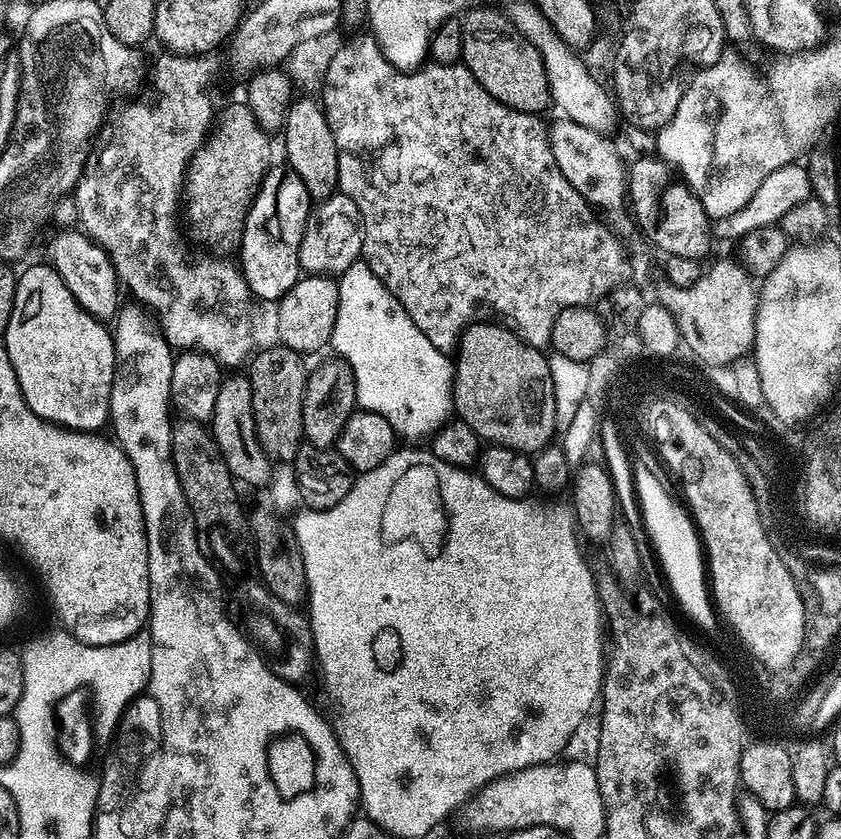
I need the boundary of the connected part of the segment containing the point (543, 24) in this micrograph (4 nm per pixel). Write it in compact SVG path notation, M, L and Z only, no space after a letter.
M535 2L514 5L512 12L510 11L510 19L513 26L538 50L538 54L546 66L548 85L552 91L552 104L560 107L564 111L561 113L569 120L581 123L590 130L605 134L611 133L611 128L616 124L617 103L610 92L610 97L608 97L607 90L596 81L598 79L588 67L585 57L562 40Z

